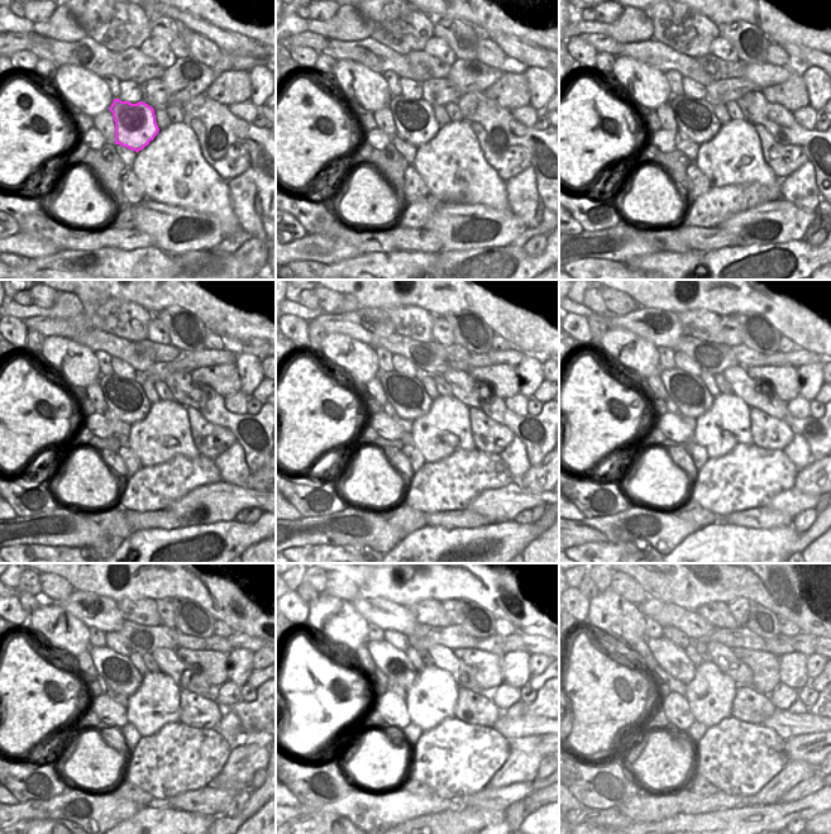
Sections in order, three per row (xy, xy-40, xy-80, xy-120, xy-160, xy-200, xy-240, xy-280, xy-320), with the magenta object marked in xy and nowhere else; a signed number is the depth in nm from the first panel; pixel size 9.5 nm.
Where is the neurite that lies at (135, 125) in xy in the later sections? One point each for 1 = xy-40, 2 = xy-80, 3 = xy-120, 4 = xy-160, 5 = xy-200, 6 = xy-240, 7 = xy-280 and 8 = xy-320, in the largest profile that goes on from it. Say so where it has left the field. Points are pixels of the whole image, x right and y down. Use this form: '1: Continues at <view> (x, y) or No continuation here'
1: Continues at xy-40 (415, 122)
2: Continues at xy-80 (696, 119)
3: Continues at xy-120 (125, 399)
4: Continues at xy-160 (407, 396)
5: Continues at xy-200 (687, 391)
6: Continues at xy-240 (118, 672)
7: Continues at xy-280 (393, 663)
8: Continues at xy-320 (672, 658)

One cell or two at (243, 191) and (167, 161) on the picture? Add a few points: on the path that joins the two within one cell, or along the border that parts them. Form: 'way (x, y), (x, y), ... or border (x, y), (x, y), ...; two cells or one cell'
border (227, 181), (230, 205), (235, 214); two cells

